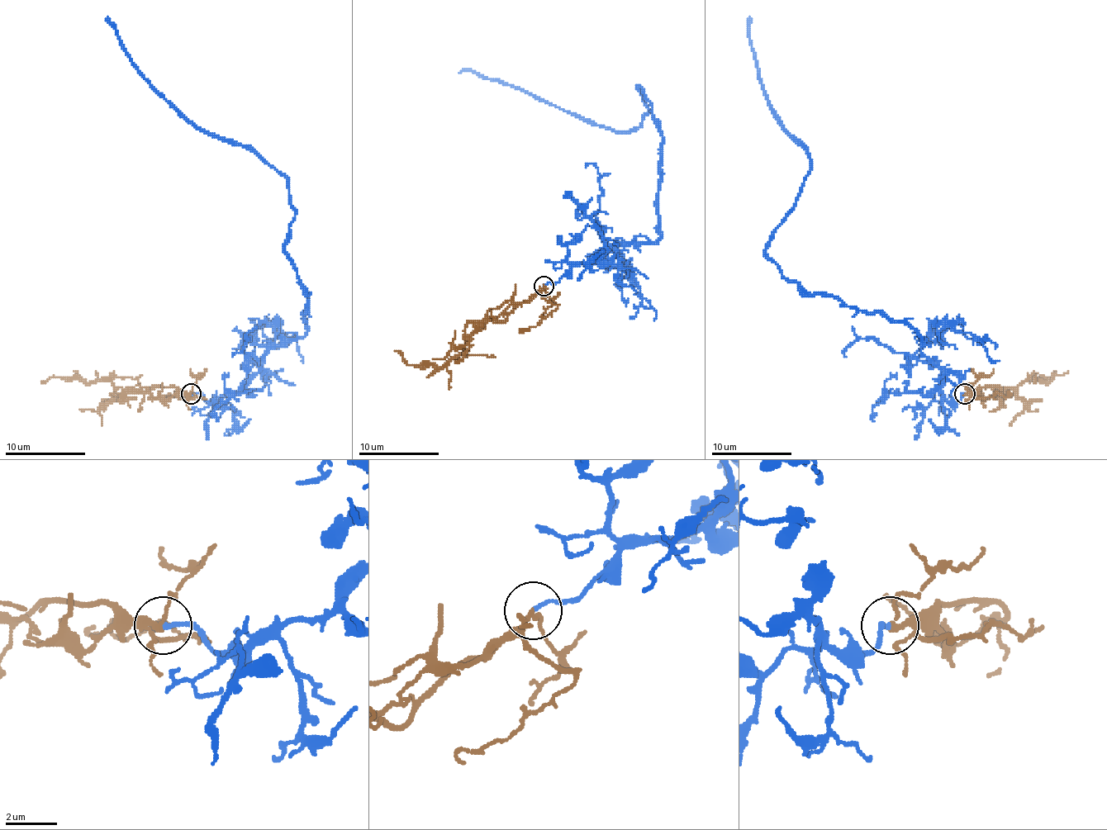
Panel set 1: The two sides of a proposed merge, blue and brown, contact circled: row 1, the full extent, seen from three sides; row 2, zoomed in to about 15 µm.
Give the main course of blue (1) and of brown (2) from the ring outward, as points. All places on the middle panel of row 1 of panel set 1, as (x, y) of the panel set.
1: (543, 286), (612, 262), (622, 242), (658, 240), (662, 131), (638, 87), (642, 123), (612, 131), (461, 71)
2: (543, 286), (509, 312), (489, 316), (468, 337), (463, 351), (440, 367), (408, 365), (394, 351)

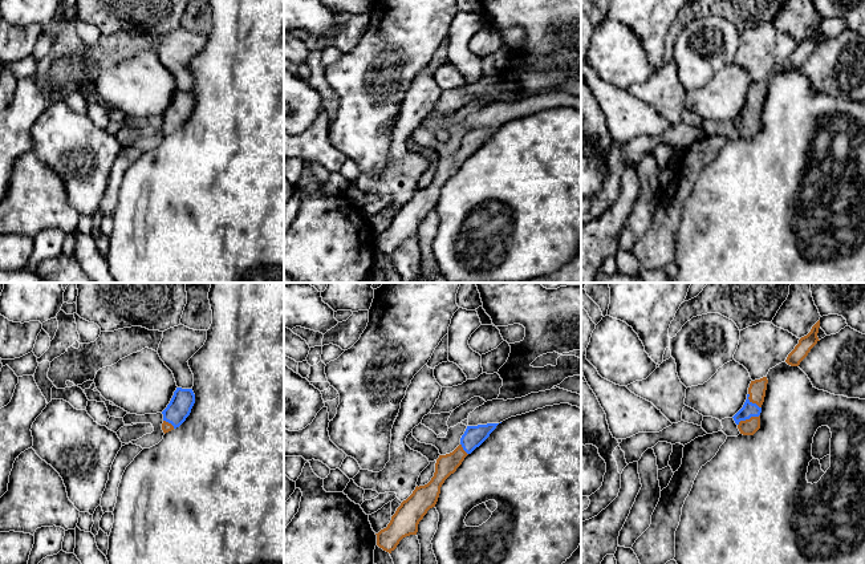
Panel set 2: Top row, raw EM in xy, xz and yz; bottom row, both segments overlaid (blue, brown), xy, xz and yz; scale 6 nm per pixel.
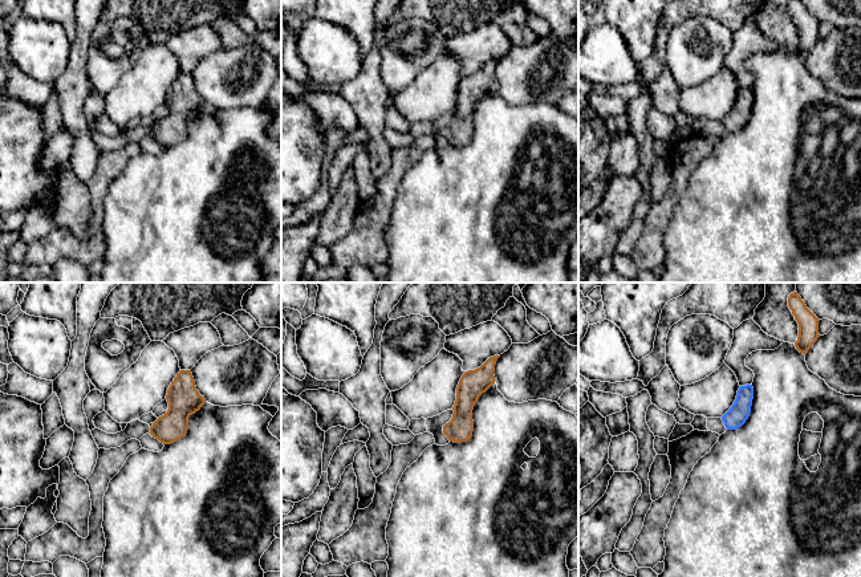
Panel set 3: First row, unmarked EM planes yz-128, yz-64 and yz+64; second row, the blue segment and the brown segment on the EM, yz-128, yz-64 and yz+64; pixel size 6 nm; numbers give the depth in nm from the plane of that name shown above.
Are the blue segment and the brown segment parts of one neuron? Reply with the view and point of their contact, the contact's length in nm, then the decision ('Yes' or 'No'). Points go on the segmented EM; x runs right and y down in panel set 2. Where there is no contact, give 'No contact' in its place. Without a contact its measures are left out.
Touches blue at yz (747, 418). Shared border 150 nm. Yes

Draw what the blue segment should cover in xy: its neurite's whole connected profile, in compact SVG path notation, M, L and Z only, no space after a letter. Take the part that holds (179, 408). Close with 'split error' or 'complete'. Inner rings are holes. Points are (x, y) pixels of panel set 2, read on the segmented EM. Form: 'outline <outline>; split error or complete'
outline M176 388L170 403L162 411L163 433L166 434L179 427L186 421L186 418L190 415L194 403L195 403L195 394L192 389Z; split error

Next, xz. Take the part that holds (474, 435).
outline M498 425L467 426L460 445L452 453L439 455L436 459L431 480L425 486L417 486L397 508L387 527L375 533L379 548L391 553L403 537L417 535L419 522L430 508L435 507L444 480L456 471L468 454L490 437Z; split error

